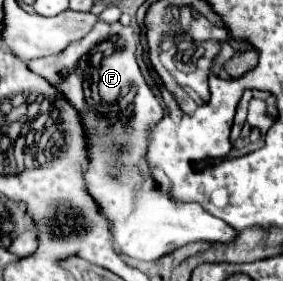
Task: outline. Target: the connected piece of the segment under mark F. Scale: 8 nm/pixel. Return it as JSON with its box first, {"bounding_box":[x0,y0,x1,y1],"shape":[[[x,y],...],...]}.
{"bounding_box":[27,23,235,261],"shape":[[[97,23],[83,39],[67,45],[63,51],[31,59],[27,65],[77,109],[89,155],[83,175],[85,189],[107,219],[111,235],[123,253],[141,261],[155,261],[187,243],[233,241],[235,231],[229,225],[207,213],[199,203],[175,201],[175,197],[163,193],[149,171],[149,129],[163,119],[163,107],[147,87],[135,61],[139,41],[139,27]]]}

